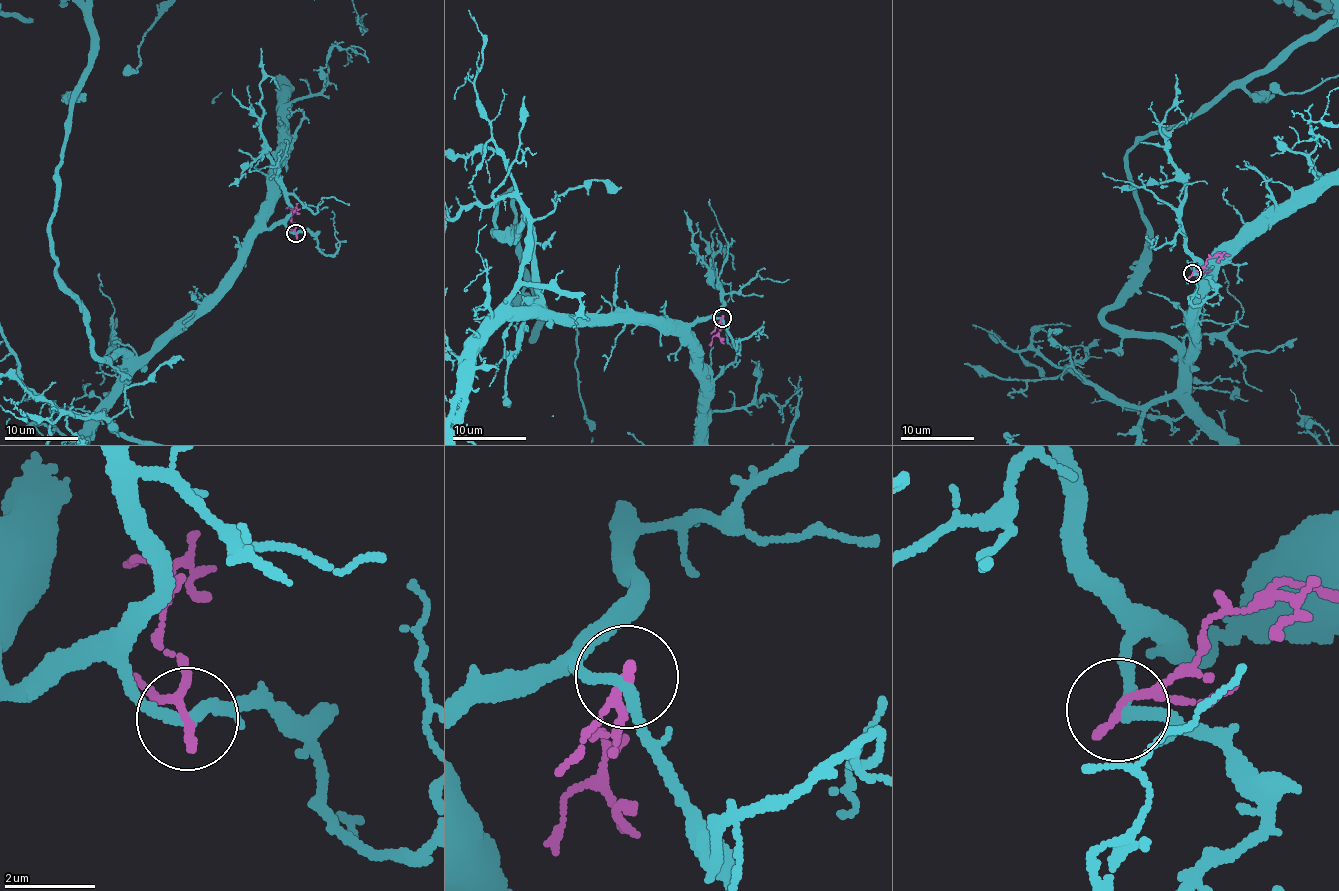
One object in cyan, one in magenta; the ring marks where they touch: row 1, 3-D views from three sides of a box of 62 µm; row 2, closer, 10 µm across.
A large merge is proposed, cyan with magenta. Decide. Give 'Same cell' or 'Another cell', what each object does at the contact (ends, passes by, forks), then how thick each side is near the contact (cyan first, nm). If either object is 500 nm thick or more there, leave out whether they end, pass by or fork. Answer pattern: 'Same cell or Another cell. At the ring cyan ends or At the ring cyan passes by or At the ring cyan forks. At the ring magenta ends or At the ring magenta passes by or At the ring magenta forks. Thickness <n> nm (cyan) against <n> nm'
Another cell. At the ring cyan passes by. At the ring magenta passes by. Thickness 240 nm (cyan) against 160 nm

